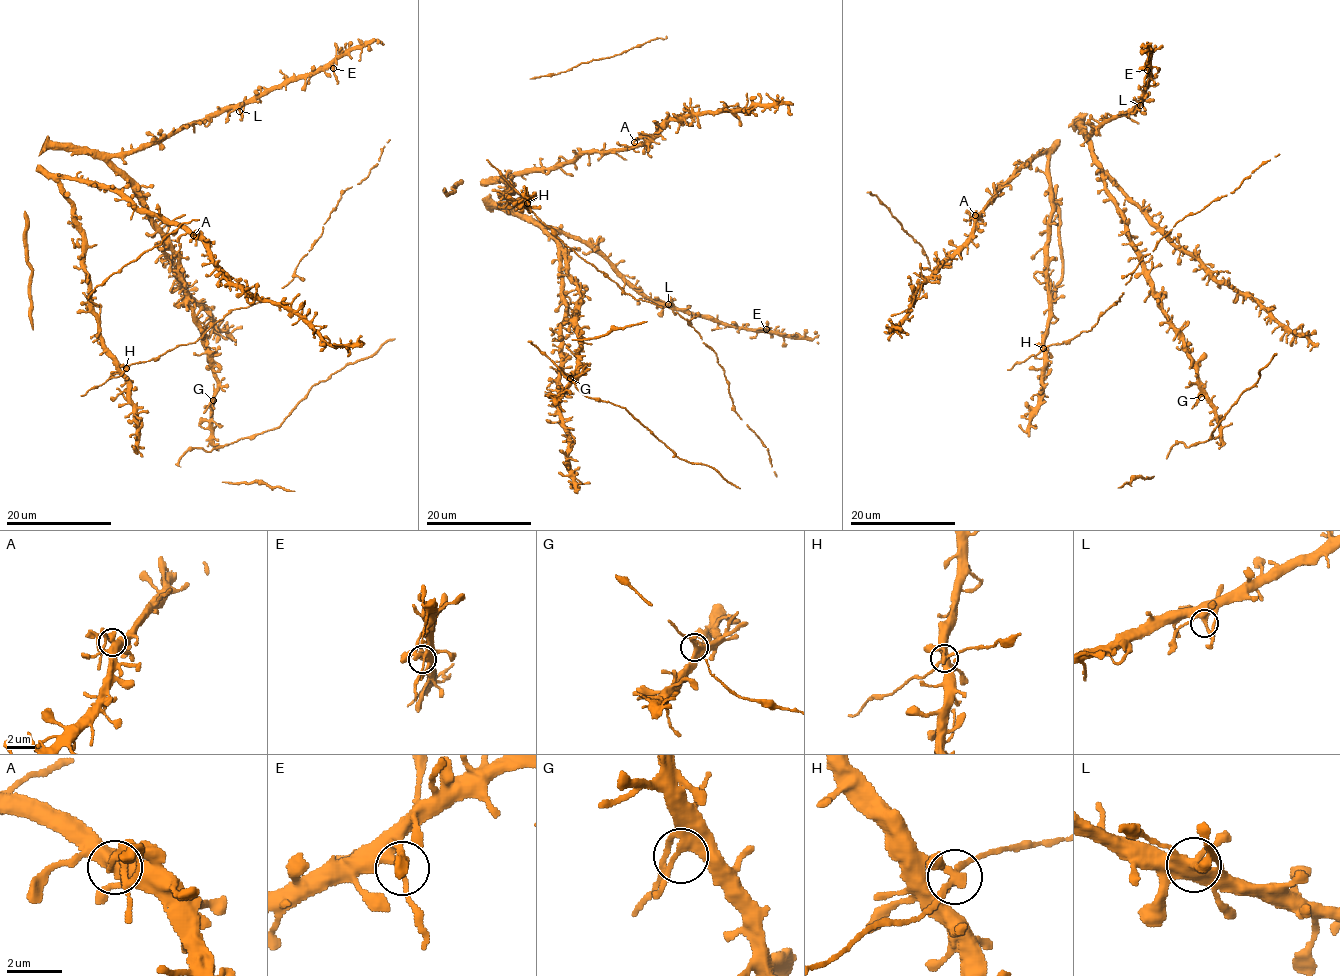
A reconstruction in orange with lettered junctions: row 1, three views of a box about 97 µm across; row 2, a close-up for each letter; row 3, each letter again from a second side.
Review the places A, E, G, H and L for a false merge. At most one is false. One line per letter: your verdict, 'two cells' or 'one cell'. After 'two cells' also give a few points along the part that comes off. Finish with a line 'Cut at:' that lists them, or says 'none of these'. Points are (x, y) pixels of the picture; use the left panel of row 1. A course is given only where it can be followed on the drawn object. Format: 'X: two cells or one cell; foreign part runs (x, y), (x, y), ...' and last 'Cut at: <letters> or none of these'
A: one cell
E: one cell
G: one cell
H: one cell
L: one cell
Cut at: none of these

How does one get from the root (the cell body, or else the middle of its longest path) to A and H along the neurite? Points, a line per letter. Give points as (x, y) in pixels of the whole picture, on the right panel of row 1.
A: (1059, 140), (1015, 170), (975, 215)
H: (1059, 140), (1050, 154), (1048, 176), (1052, 205), (1047, 256), (1049, 315), (1043, 348)

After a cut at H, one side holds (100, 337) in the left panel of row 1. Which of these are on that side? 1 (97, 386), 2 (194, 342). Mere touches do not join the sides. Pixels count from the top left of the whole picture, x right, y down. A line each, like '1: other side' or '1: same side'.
1: other side
2: other side

